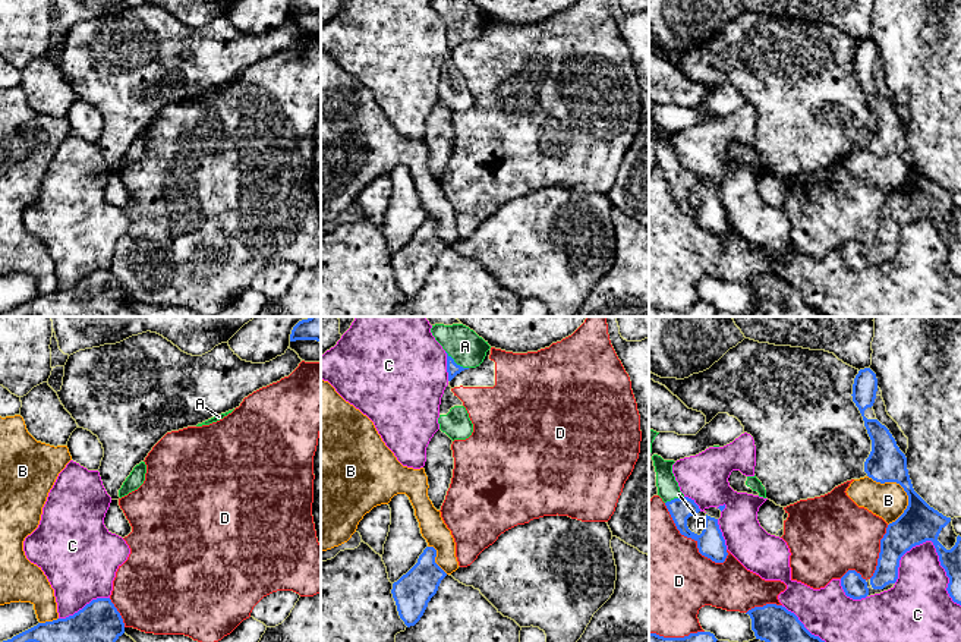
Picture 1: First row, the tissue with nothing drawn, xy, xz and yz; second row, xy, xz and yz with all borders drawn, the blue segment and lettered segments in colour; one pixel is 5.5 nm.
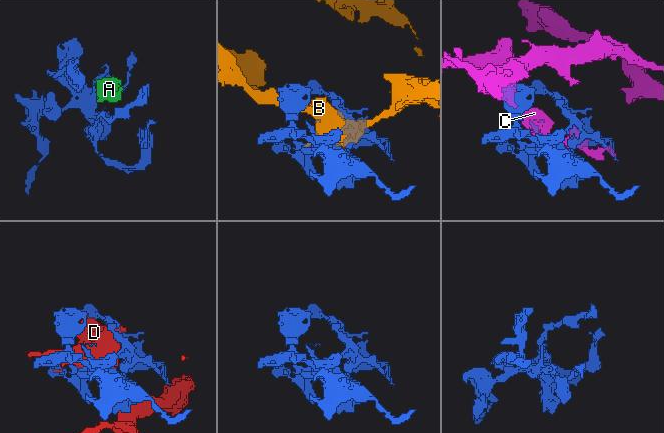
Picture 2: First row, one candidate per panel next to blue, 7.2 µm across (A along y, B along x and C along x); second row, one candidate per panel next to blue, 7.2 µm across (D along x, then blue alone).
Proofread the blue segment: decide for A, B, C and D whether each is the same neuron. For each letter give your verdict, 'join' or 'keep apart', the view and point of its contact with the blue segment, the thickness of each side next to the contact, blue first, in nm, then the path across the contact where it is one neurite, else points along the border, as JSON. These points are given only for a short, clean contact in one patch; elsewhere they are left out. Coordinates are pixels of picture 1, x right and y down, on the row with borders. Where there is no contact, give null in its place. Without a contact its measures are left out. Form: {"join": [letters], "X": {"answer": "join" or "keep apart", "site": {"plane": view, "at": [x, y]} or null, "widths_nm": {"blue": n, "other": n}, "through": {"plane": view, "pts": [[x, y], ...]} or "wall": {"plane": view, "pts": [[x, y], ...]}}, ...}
{"join": ["A"], "A": {"answer": "join", "site": {"plane": "xz", "at": [454, 362]}, "widths_nm": {"blue": 70, "other": 190}}, "B": {"answer": "keep apart", "site": {"plane": "yz", "at": [904, 490]}, "widths_nm": {"blue": 200, "other": 200}}, "C": {"answer": "keep apart", "site": {"plane": "yz", "at": [939, 559]}, "widths_nm": {"blue": 200, "other": 320}}, "D": {"answer": "keep apart", "site": {"plane": "yz", "at": [692, 538]}, "widths_nm": {"blue": 150, "other": 480}}}

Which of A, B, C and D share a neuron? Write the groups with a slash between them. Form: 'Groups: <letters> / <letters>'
Groups: A / B / C / D

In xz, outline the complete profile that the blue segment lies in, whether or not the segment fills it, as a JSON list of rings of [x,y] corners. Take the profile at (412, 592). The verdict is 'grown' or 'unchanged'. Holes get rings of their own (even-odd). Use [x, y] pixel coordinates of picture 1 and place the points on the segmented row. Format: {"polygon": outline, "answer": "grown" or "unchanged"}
{"polygon": [[[426,547],[418,563],[393,583],[393,598],[400,619],[407,627],[415,626],[423,616],[428,602],[437,594],[447,573],[435,563],[437,550]]], "answer": "unchanged"}

